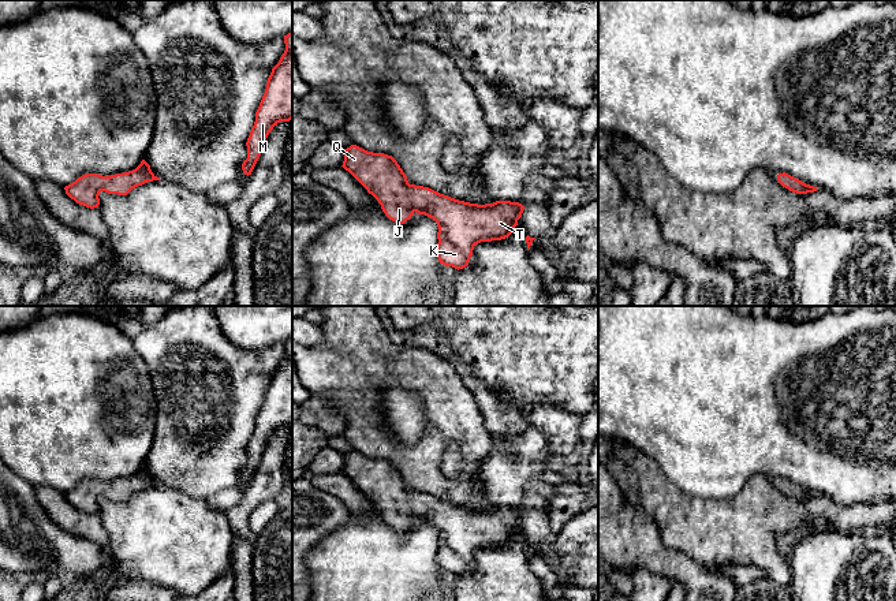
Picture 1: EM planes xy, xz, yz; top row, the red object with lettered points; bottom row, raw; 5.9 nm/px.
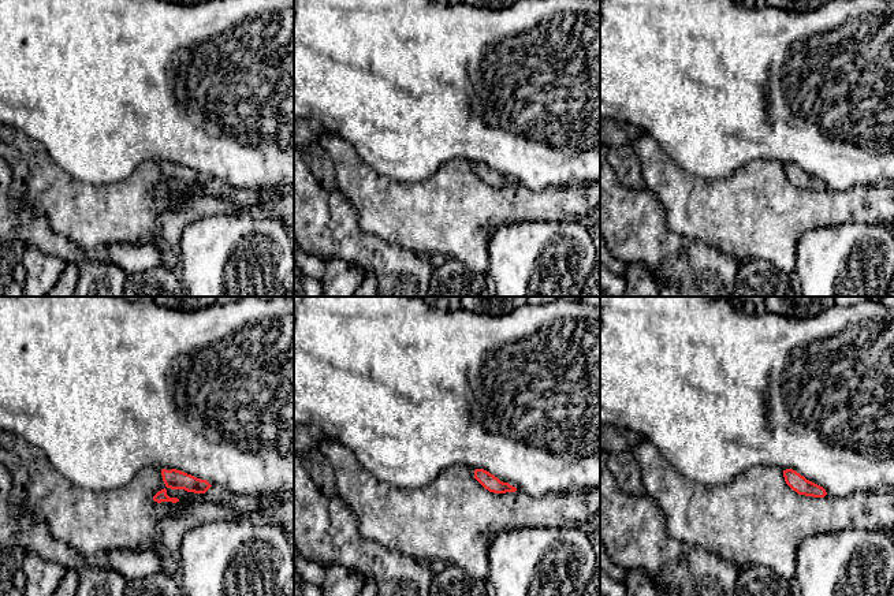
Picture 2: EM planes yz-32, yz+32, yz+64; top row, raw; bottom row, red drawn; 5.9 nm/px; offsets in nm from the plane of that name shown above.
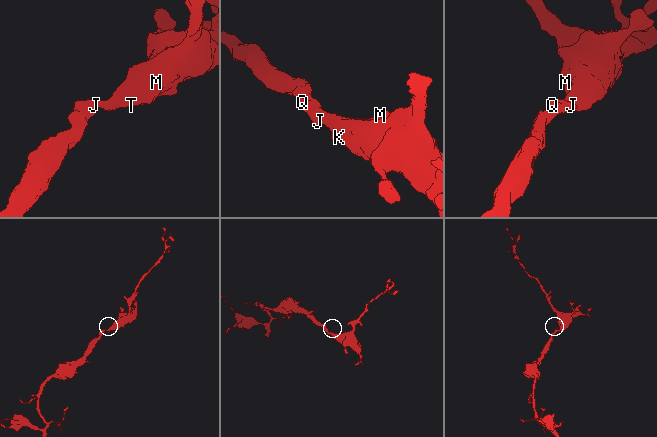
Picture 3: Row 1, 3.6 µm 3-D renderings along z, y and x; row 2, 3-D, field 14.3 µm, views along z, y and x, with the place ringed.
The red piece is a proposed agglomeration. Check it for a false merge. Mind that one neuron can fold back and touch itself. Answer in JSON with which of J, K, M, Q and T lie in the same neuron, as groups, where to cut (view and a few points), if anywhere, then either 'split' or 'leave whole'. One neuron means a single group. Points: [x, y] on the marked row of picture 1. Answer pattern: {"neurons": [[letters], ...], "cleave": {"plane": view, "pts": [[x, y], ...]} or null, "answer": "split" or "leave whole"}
{"neurons": [["J", "K", "M", "Q", "T"]], "cleave": null, "answer": "leave whole"}

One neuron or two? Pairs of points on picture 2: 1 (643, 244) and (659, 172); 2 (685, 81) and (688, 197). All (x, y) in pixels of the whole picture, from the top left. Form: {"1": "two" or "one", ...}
{"1": "two", "2": "two"}

